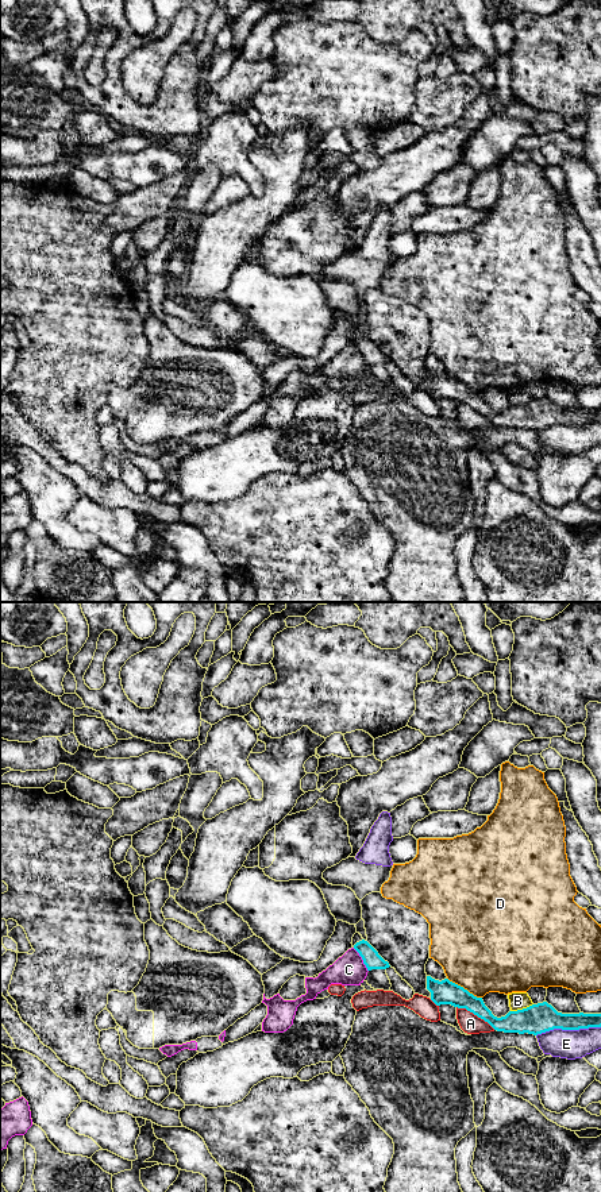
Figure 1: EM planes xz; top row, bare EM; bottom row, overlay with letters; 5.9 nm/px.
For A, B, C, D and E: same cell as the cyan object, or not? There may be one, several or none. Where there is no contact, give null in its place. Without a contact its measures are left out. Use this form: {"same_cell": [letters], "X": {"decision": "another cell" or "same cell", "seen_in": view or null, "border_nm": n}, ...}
{"same_cell": [], "A": {"decision": "another cell", "seen_in": "xz", "border_nm": 280}, "B": {"decision": "another cell", "seen_in": "xz", "border_nm": 140}, "C": {"decision": "another cell", "seen_in": "xz", "border_nm": 170}, "D": {"decision": "another cell", "seen_in": "xz", "border_nm": 240}, "E": {"decision": "another cell", "seen_in": "xz", "border_nm": 380}}

